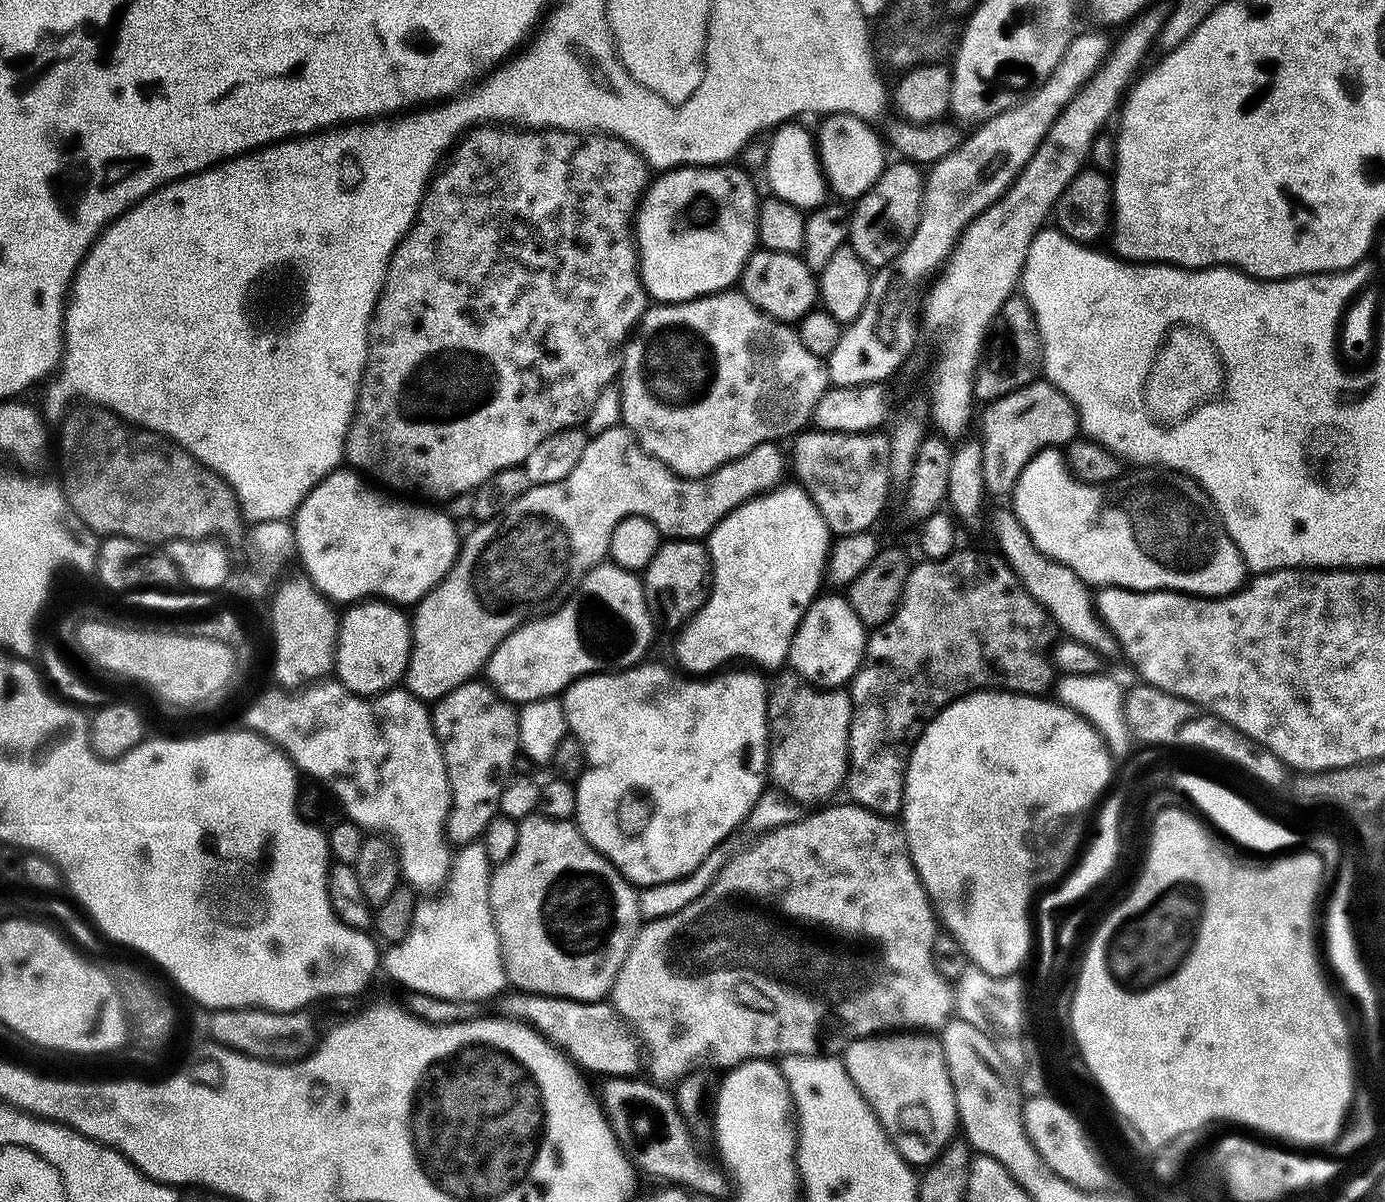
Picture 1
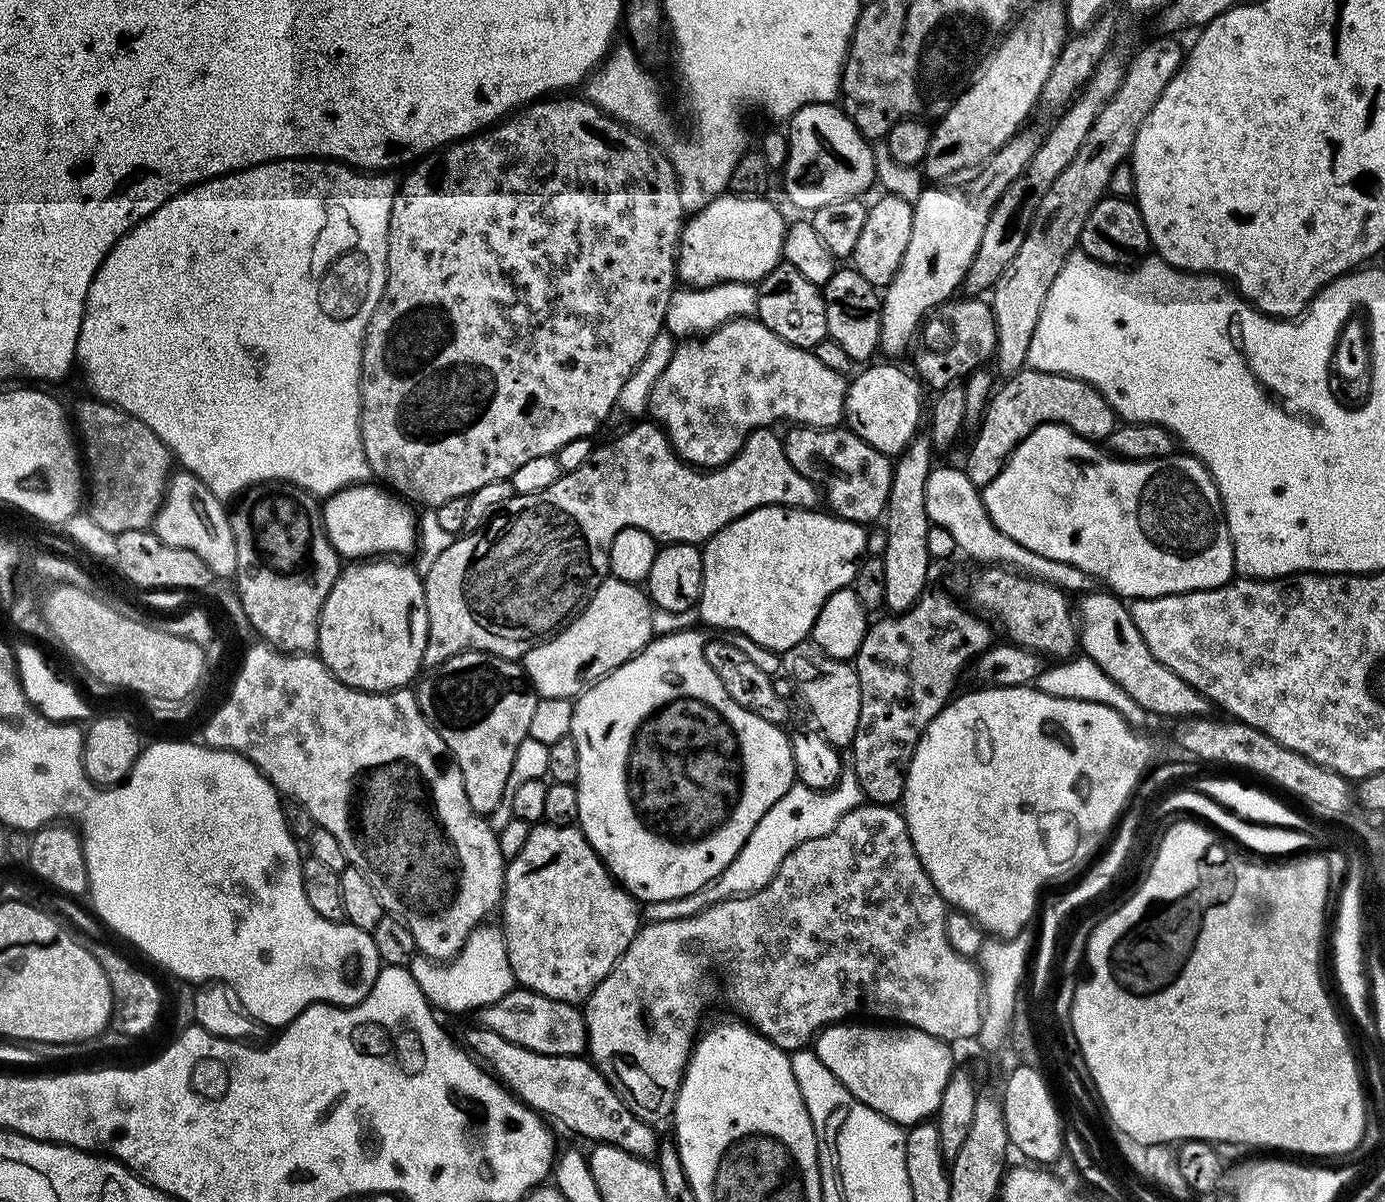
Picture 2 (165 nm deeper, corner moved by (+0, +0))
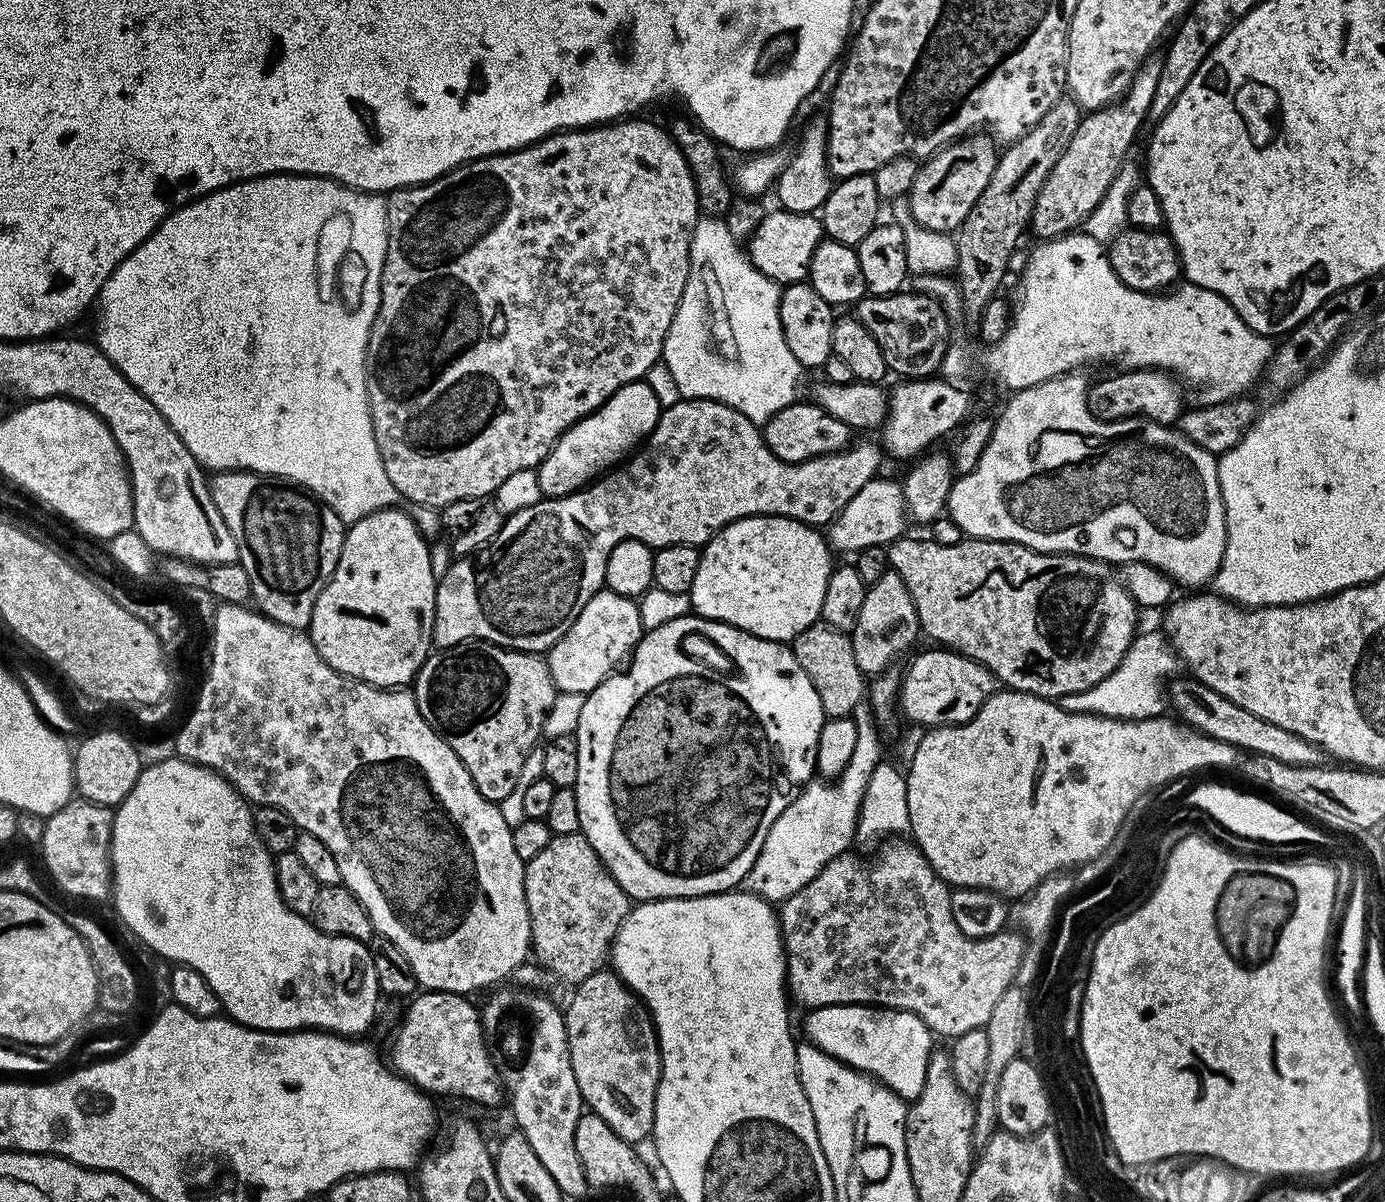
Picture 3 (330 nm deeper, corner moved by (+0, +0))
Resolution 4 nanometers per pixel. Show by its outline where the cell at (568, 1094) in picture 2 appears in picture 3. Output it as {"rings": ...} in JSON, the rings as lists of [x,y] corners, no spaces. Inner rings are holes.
{"rings":[[[420,990],[407,1001],[408,1009],[396,1028],[396,1037],[392,1040],[392,1060],[390,1067],[397,1076],[403,1076],[417,1088],[440,1096],[461,1096],[472,1104],[481,1104],[484,1108],[496,1108],[505,1103],[506,1089],[500,1070],[492,1059],[492,1050],[484,1038],[484,1027],[480,1024],[481,1009],[471,1004],[467,995],[459,992],[434,992]]]}

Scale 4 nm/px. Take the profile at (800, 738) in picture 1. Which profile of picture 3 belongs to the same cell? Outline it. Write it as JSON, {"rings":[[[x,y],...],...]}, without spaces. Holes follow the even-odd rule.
{"rings":[[[817,622],[795,636],[790,647],[802,670],[806,670],[810,682],[814,682],[814,690],[818,690],[818,702],[822,702],[825,717],[851,717],[866,696],[866,677],[862,670],[858,670],[851,635],[829,624]]]}

